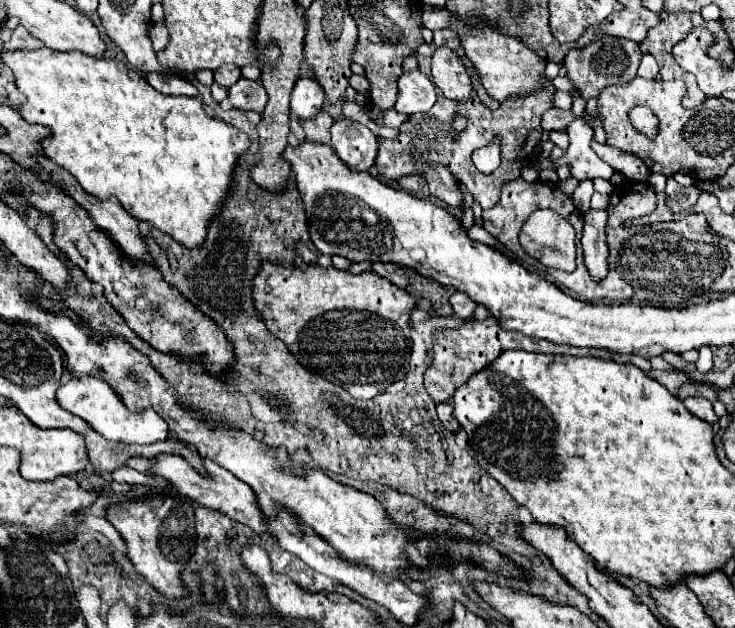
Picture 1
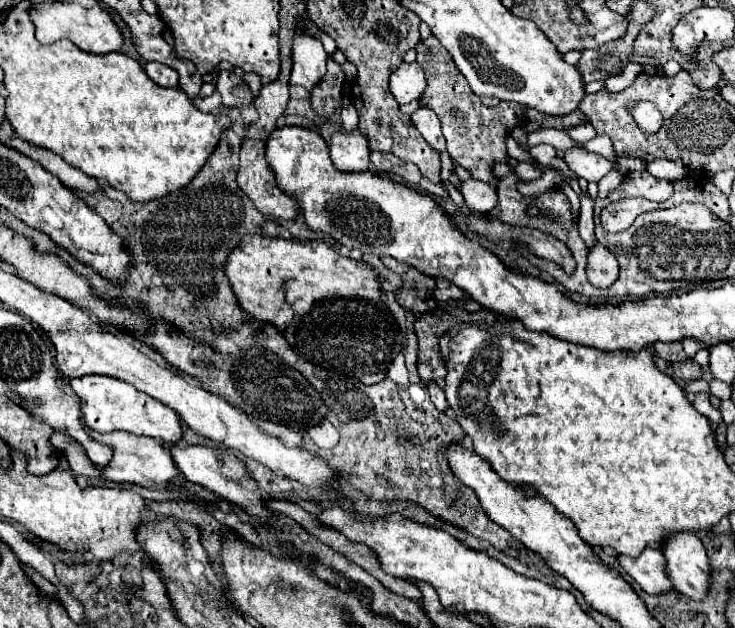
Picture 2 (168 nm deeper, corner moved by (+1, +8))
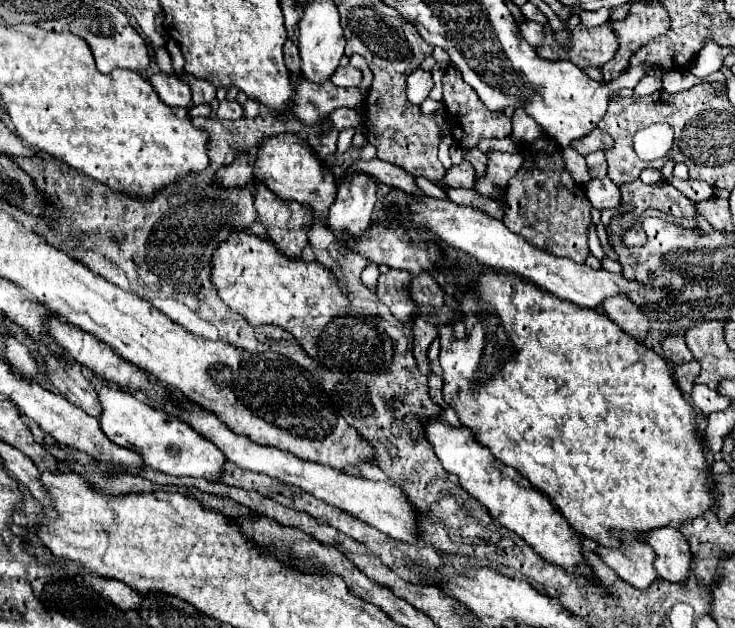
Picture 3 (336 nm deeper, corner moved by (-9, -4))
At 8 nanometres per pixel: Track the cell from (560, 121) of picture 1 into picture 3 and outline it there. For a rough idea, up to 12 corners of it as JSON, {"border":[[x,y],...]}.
{"border":[[592,130],[588,136],[574,140],[572,148],[582,156],[596,150],[610,150],[614,140],[602,132]]}

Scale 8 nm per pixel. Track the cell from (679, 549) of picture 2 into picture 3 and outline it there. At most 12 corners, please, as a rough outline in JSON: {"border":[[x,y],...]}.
{"border":[[654,528],[654,568],[670,582],[686,580],[690,546],[676,528]]}

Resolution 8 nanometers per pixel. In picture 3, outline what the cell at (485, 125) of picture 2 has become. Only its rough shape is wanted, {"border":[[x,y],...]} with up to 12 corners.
{"border":[[458,68],[442,88],[452,136],[460,148],[506,138],[512,122],[490,112]]}

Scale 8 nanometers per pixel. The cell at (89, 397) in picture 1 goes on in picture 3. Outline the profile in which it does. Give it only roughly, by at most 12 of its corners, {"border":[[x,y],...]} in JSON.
{"border":[[114,386],[102,432],[170,476],[222,478],[226,456],[190,424]]}

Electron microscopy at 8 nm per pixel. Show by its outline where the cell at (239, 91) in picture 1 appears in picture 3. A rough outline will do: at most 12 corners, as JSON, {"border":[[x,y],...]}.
{"border":[[232,100],[220,102],[218,118],[242,118],[242,106]]}

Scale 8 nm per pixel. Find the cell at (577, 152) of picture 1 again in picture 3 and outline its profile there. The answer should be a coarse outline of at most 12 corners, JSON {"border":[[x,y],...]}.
{"border":[[606,176],[588,184],[596,210],[620,208],[620,188]]}

